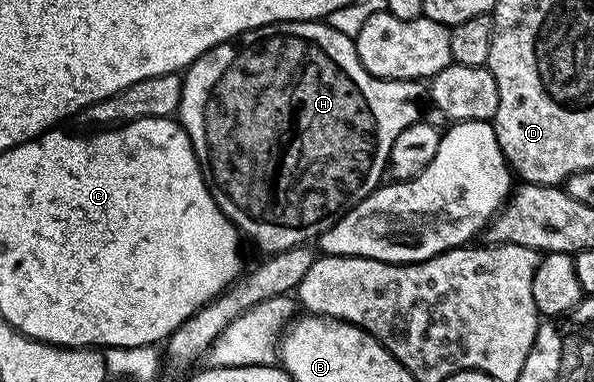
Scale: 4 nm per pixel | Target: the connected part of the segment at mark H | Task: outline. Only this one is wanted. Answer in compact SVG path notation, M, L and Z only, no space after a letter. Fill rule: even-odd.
M285 20L282 24L266 24L244 32L238 39L226 40L198 56L190 68L182 73L181 79L183 89L177 119L189 134L207 189L213 194L219 209L234 222L246 239L248 236L255 240L263 254L284 252L314 241L325 230L329 230L329 226L336 224L350 208L360 204L368 194L380 187L384 179L382 176L385 176L389 168L397 134L401 134L405 126L420 123L419 95L425 92L424 85L418 80L382 80L369 74L357 54L354 39L317 20Z

